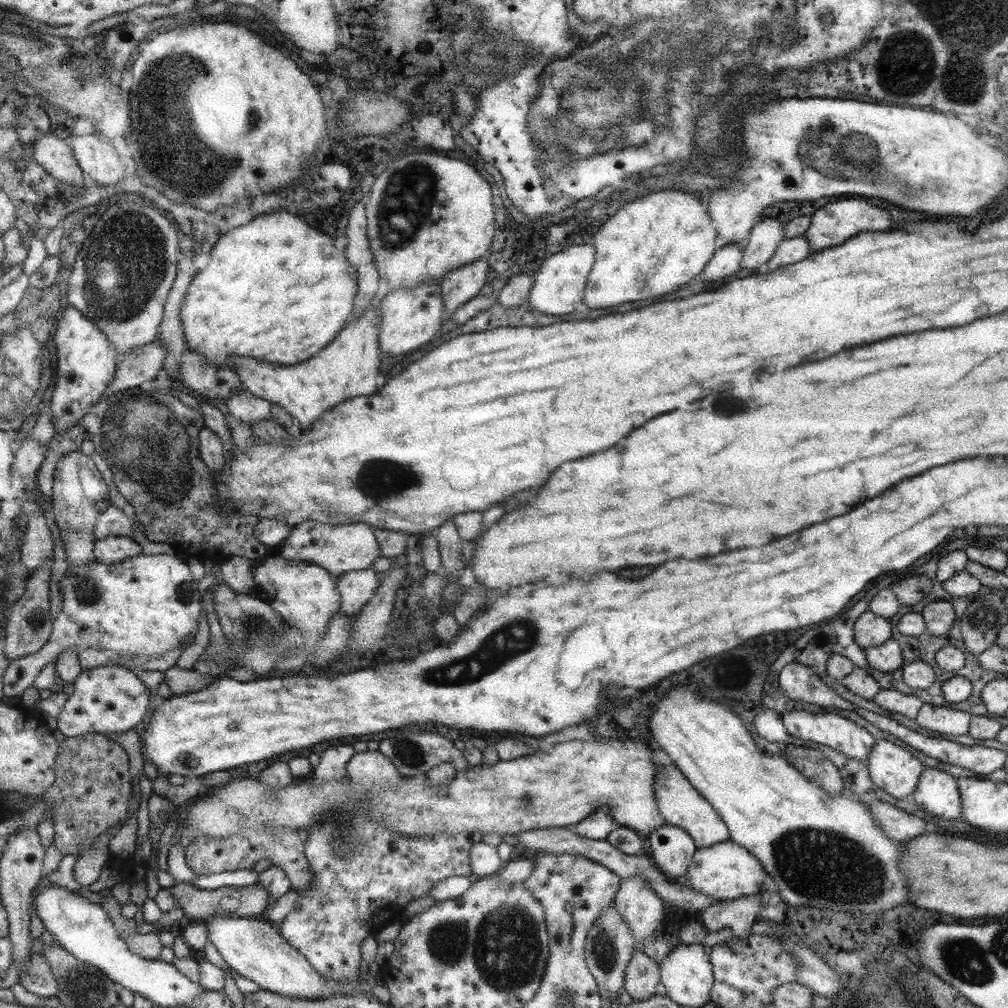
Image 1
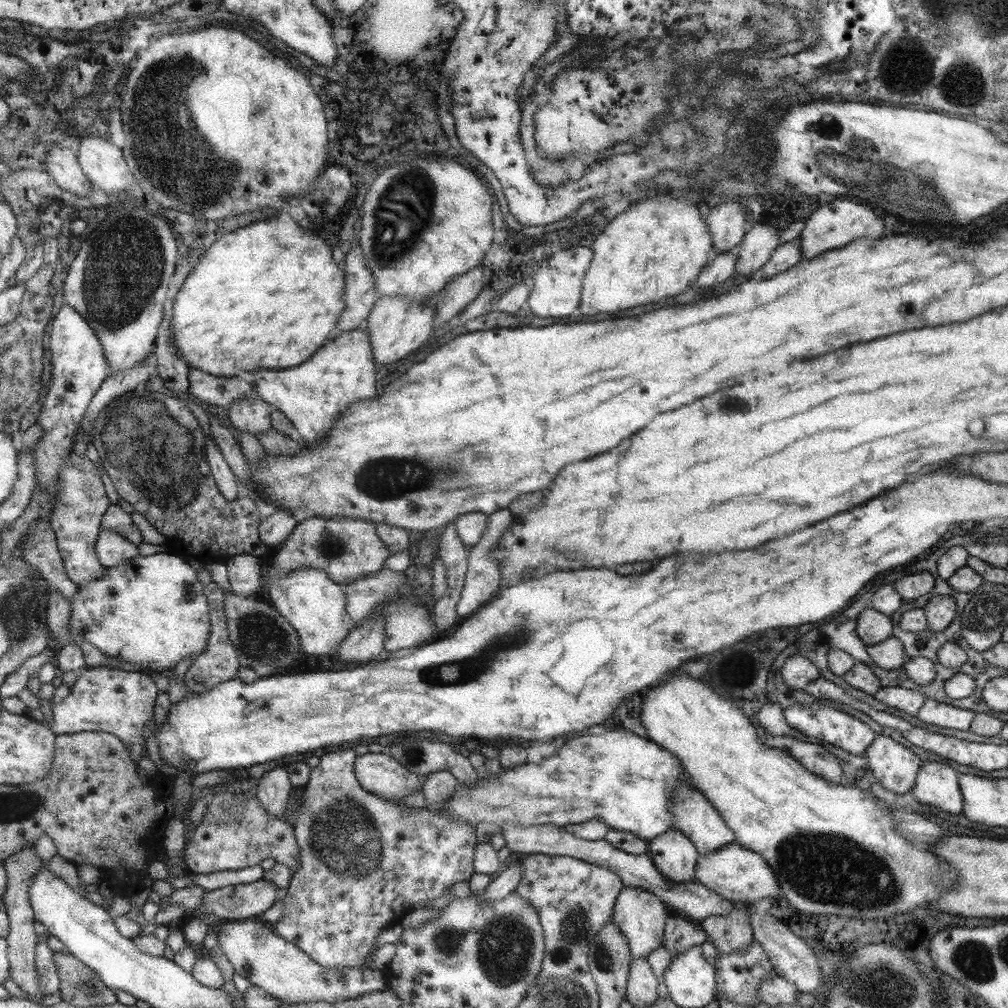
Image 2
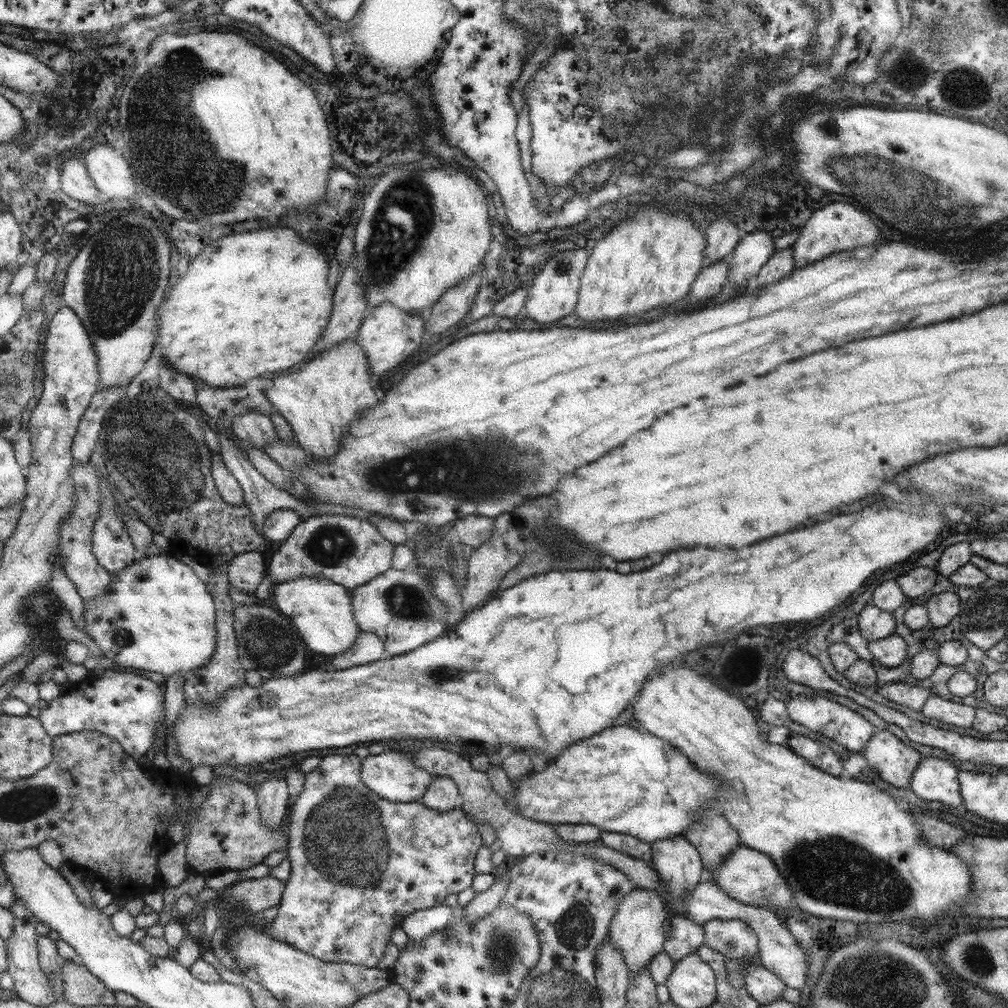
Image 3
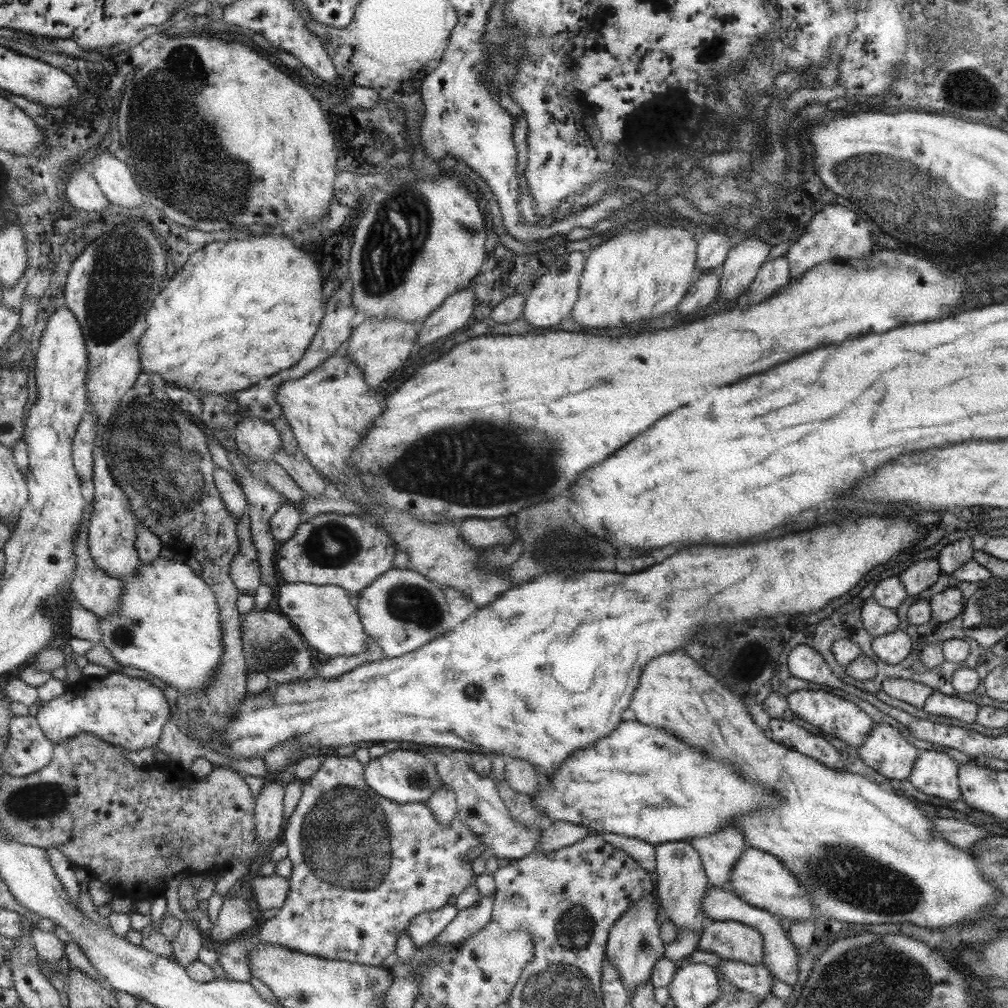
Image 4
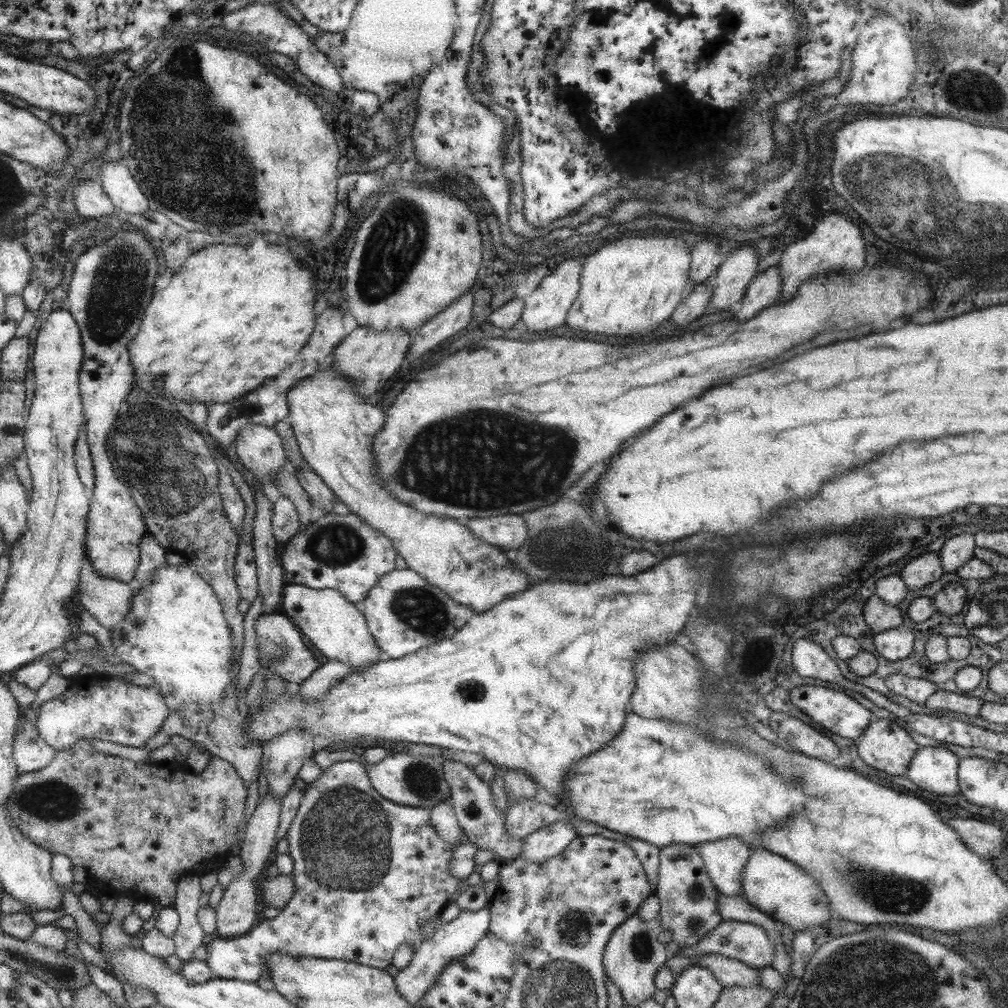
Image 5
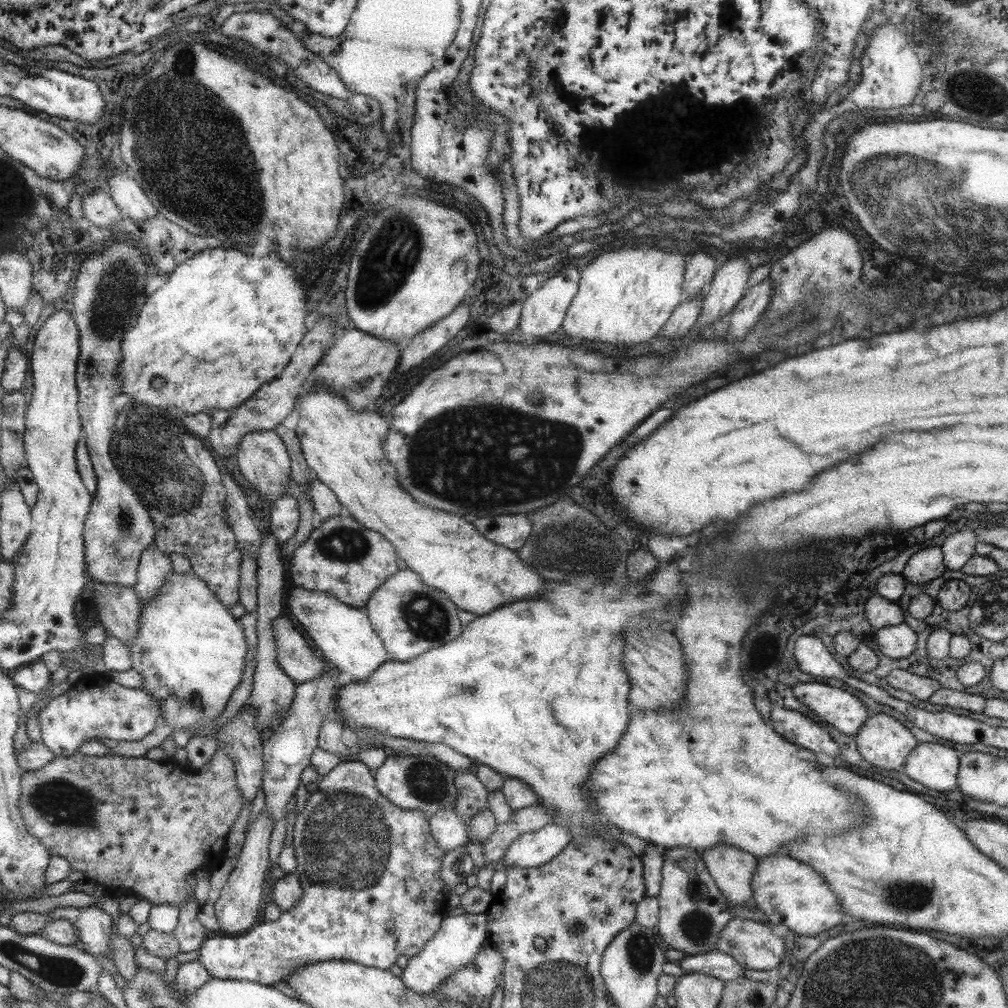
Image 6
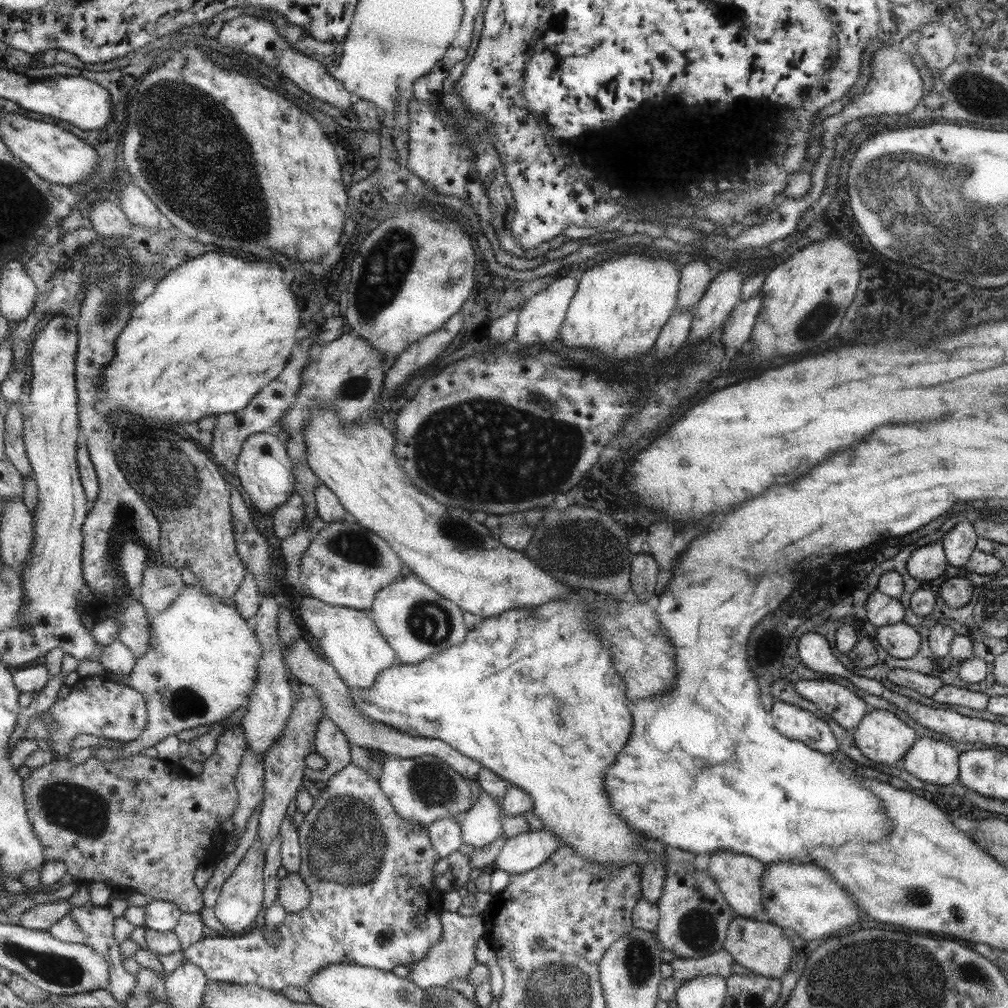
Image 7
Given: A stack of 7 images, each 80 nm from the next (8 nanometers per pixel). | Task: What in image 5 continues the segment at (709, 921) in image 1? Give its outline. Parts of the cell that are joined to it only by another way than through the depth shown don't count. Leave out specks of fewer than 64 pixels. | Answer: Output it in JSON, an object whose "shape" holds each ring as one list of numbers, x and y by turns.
{"shape":[[735,920,723,921,707,936,693,946,682,947,677,955,696,957,699,954,720,954,733,958,752,969,761,969,770,966,774,960,774,944,769,940,766,932,757,924,739,922]]}

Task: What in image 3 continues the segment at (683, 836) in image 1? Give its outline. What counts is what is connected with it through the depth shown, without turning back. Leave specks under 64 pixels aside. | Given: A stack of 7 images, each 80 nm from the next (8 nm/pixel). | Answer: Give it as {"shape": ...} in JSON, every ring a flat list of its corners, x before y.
{"shape":[[679,835,663,840,654,840,654,843,650,844,650,848,650,862,660,878,661,894,665,899,667,911,671,912,670,916,688,918,682,909,682,898,688,895,697,882,700,882,699,876,701,876,701,872,704,872,704,868,701,868,701,862,699,862,698,850,690,844,690,841]]}

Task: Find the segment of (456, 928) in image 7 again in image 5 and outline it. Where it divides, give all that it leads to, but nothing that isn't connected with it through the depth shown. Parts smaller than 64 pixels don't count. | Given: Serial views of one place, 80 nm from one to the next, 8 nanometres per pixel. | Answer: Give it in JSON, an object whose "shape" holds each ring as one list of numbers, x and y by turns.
{"shape":[[488,904,476,911,460,911,456,918,435,929,431,938,422,940,413,950,409,965,399,969,394,978,395,989,398,990,399,997,403,997,403,1001,407,1001,408,1004,417,1004,423,998,423,994,427,992,427,988,433,986,435,977,447,963,450,963,450,960,458,959,471,952,477,940,487,932,489,919]]}

